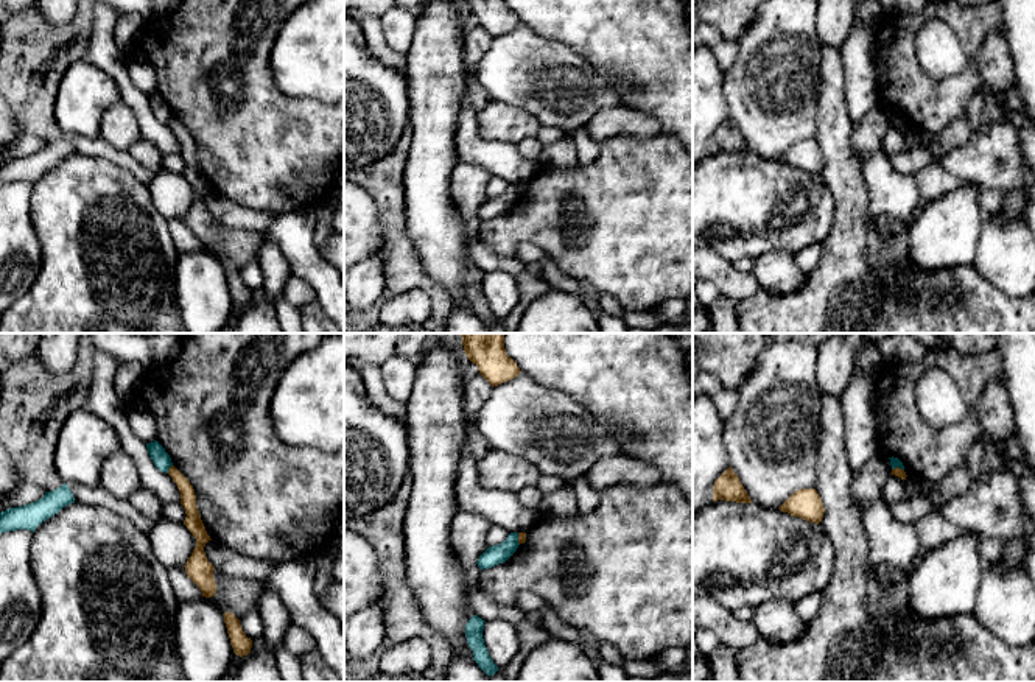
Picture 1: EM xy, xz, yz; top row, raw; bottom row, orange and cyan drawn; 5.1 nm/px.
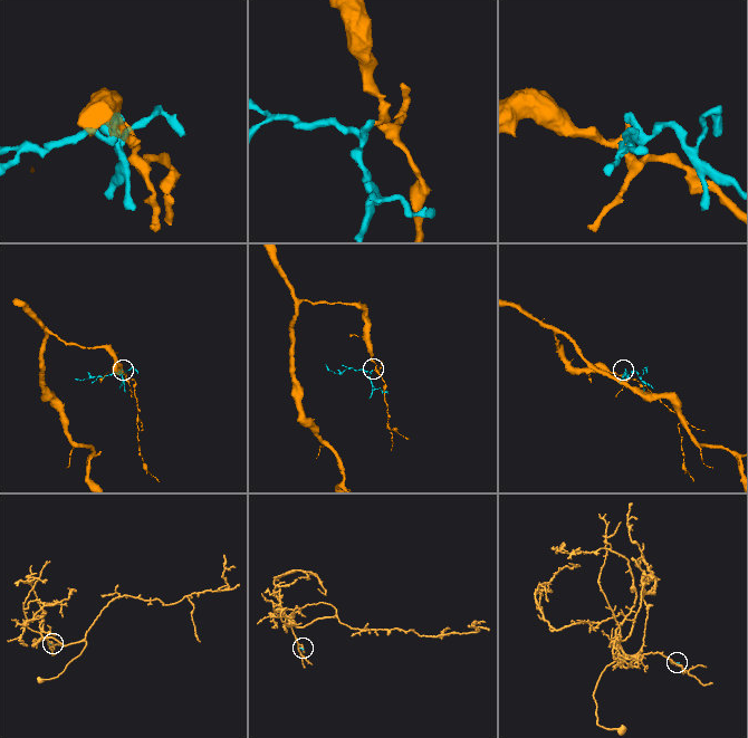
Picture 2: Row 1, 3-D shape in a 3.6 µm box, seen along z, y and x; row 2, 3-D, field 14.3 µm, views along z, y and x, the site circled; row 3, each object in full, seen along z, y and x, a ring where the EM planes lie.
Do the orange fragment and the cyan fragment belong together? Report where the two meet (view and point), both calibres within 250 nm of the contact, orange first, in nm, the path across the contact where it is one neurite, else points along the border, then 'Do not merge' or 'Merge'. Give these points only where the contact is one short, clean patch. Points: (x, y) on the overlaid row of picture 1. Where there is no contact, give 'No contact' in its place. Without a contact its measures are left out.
Touches orange at xy (170, 469). Thickness 80 nm (orange) against 90 nm. Boundary: xy (171, 464), (167, 472). Do not merge

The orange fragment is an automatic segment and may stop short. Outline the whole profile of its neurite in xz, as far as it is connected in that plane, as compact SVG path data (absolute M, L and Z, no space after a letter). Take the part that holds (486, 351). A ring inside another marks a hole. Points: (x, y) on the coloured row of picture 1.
M461 333L467 358L493 386L515 378L521 371L506 353L504 333Z

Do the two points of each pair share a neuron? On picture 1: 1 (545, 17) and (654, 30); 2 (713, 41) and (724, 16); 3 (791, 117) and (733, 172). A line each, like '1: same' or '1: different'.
1: same
2: different
3: different

